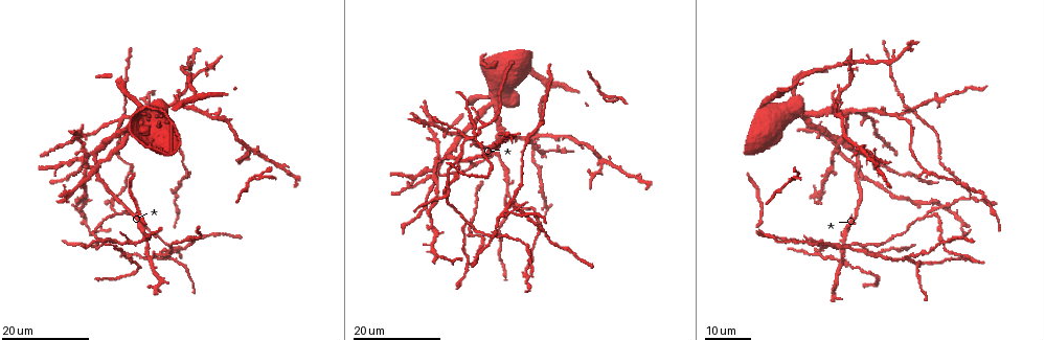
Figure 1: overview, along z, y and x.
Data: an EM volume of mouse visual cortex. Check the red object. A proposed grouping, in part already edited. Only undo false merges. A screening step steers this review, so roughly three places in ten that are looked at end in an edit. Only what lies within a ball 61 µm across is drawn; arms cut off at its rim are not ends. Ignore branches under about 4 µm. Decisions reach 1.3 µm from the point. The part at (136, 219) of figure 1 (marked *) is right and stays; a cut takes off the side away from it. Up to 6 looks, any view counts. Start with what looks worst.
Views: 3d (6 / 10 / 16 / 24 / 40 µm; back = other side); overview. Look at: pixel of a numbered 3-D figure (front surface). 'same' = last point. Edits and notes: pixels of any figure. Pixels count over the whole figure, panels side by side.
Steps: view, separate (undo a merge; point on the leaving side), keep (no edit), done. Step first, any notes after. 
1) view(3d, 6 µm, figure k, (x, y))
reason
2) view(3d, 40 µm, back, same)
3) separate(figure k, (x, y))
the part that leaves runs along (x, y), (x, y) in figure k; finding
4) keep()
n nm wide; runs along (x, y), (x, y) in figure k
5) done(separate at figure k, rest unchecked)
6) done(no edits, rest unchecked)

view(3d, 16 µm, figure 1, (509, 212))
thin arm on a thick one

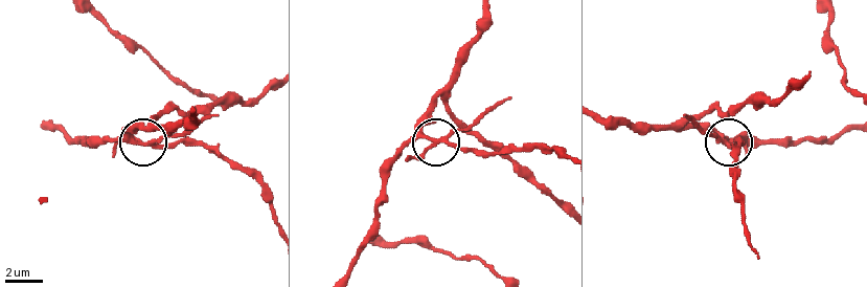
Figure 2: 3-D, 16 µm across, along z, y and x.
view(3d, 6 µm, figure 2, (436, 141))

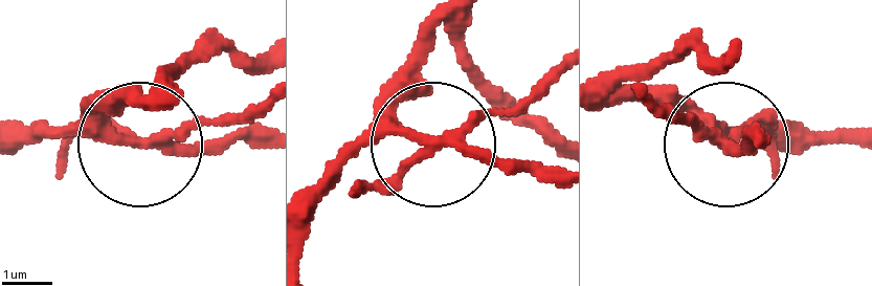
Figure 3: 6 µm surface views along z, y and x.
separate(figure 3, (395, 180))
the part that leaves runs along (452, 140), (523, 111), (560, 78) in figure 3; a second neuron is stuck on

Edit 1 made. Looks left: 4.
view(3d, 24 µm, figure 1, (134, 245))
small branch off a trunk

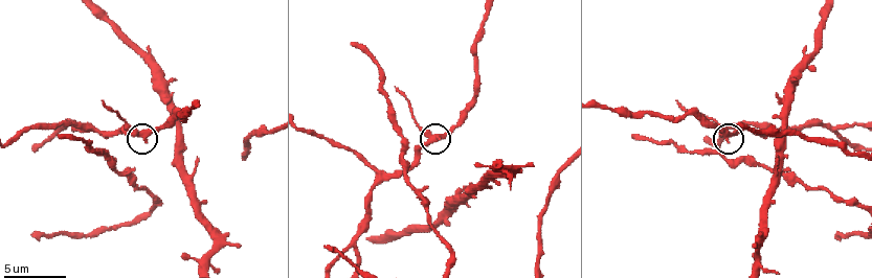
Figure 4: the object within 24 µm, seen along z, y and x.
view(3d, 6 µm, figure 4, (140, 133))

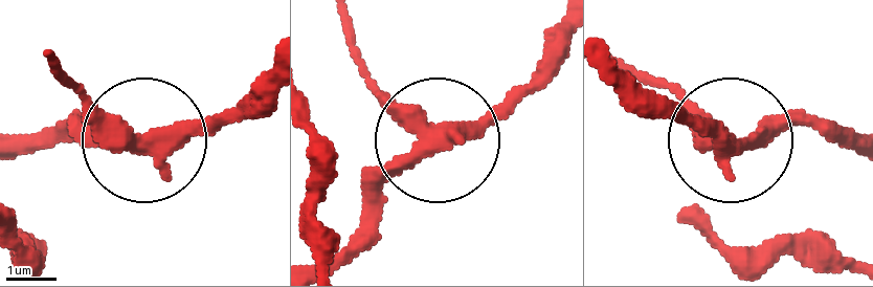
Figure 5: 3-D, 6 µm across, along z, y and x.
view(3d, 6 µm, back, figure 5, (141, 141))

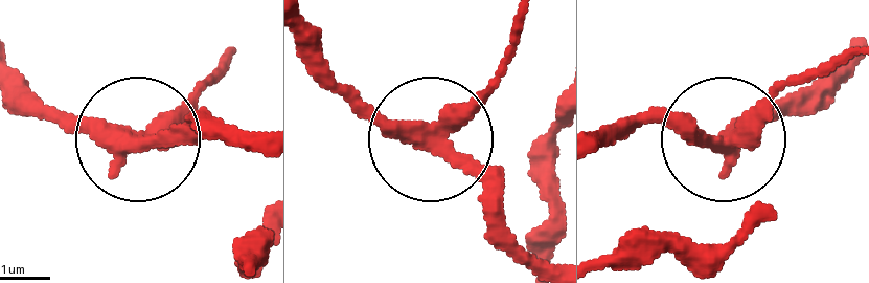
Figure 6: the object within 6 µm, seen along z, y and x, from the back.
separate(figure 6, (197, 82))
390 nm wide; the part that leaves runs along (154, 135), (229, 56) in figure 6; a second neuron is stuck on

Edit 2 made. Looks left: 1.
done(separate at figure 3, separate at figure 6, rest unchecked)

